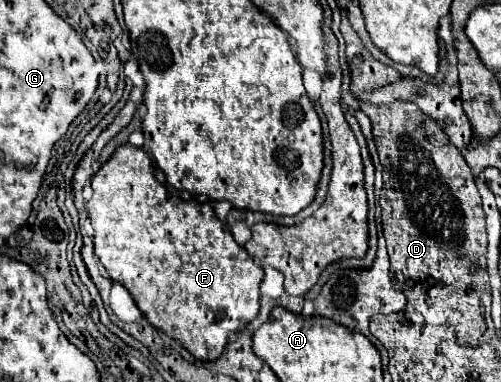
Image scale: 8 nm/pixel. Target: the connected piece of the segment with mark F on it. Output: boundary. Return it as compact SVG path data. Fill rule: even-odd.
M133 145L117 147L111 159L95 173L91 187L93 197L87 201L87 213L95 231L95 253L109 277L127 287L153 327L177 339L195 359L215 361L223 353L229 335L257 319L259 285L263 281L263 269L235 243L227 225L215 217L215 201L161 185L153 177L151 157Z

